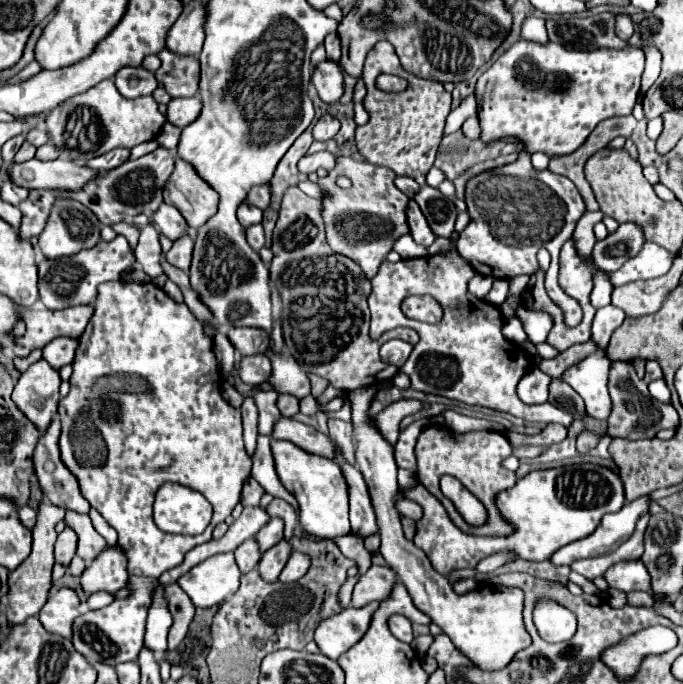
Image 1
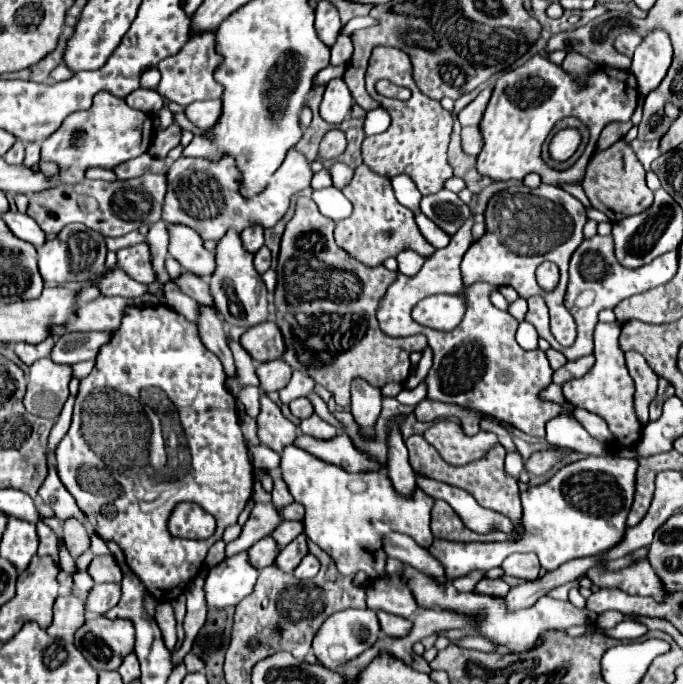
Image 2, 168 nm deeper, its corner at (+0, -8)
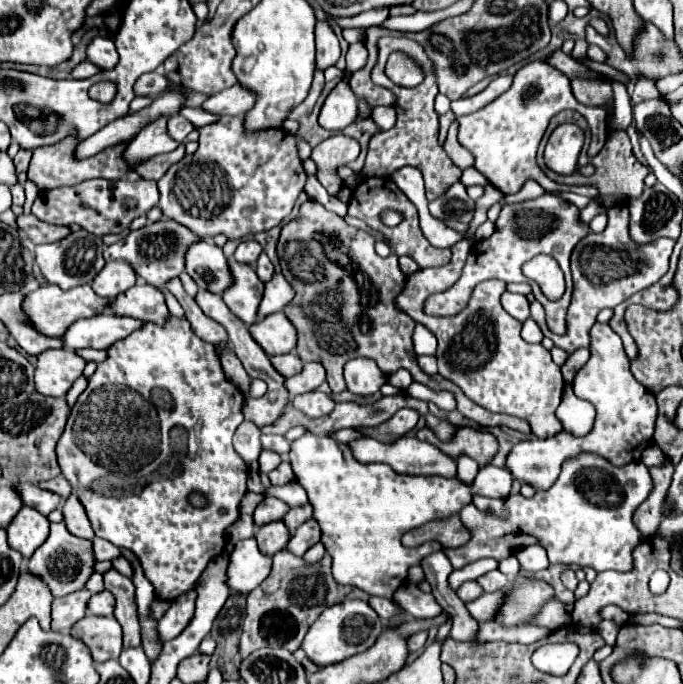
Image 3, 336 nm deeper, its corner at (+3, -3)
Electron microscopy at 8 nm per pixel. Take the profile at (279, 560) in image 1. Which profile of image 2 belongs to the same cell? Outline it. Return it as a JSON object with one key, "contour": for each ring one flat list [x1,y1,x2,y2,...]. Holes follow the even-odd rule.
{"contour":[[300,534,296,540,292,540,288,546,280,550,276,558,276,566,282,572,294,572,306,554,308,554,308,538,306,534]]}

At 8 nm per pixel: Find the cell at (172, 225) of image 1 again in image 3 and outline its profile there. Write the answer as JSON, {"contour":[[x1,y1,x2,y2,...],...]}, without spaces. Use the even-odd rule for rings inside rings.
{"contour":[[195,241,185,253,185,271,203,291,221,293,233,281,227,267,227,257,211,241]]}

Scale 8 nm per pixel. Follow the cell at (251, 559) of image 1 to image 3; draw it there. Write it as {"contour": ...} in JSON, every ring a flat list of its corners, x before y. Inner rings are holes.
{"contour":[[273,521,273,523,267,523,265,527,259,527,255,539,259,543,259,551,265,553,267,557,273,557,277,551,285,549,289,535,283,521]]}

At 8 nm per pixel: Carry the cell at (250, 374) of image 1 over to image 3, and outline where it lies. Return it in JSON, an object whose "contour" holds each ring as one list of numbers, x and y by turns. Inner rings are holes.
{"contour":[[295,353,275,355,275,357,269,357,269,361,273,363,275,371,277,371,277,373,281,373,285,379,287,379,287,377,297,375,297,373,301,371,301,367,303,367,303,363,297,359,297,355,295,355]]}

